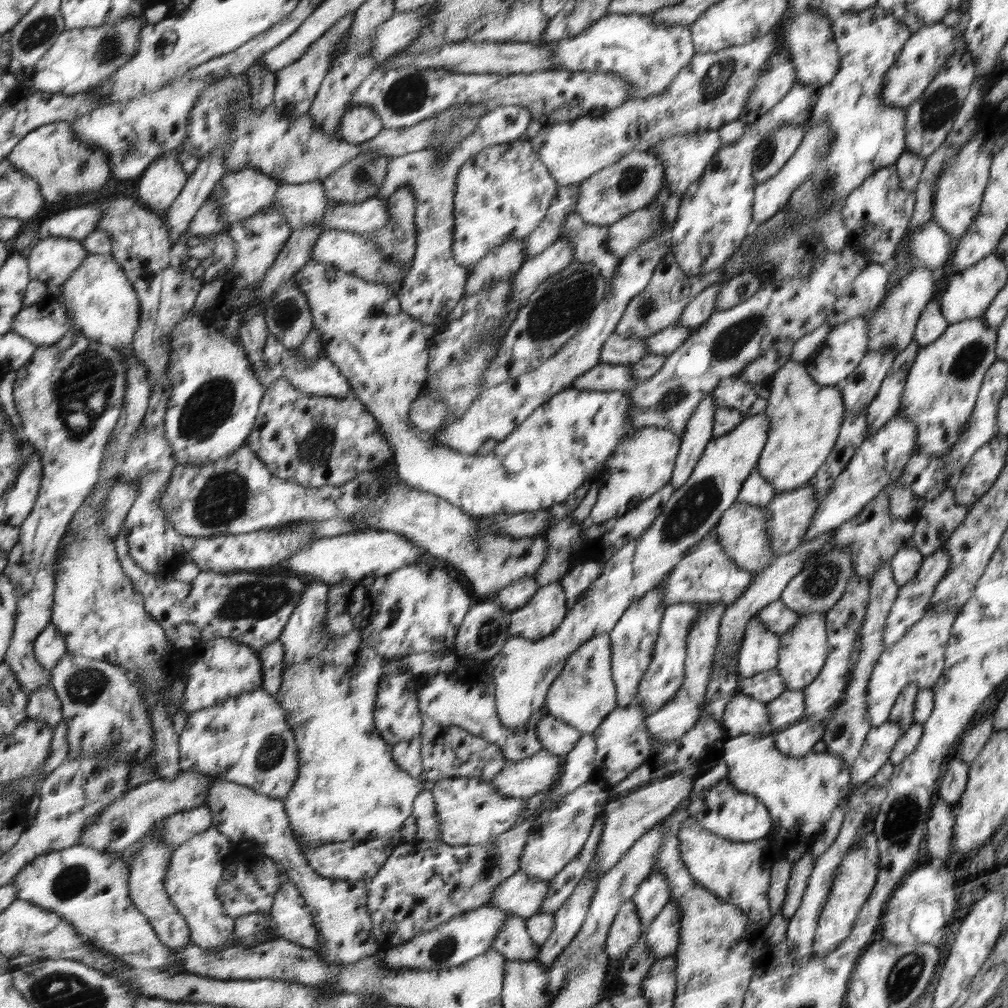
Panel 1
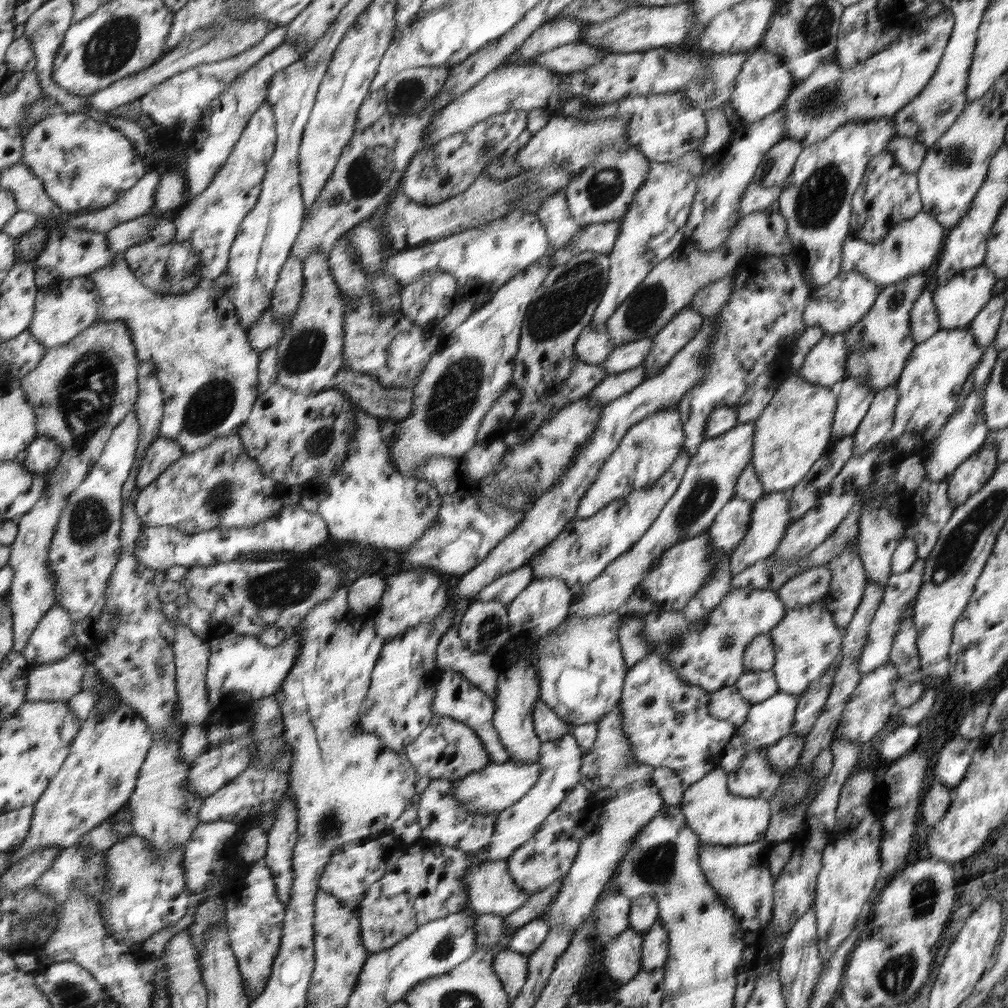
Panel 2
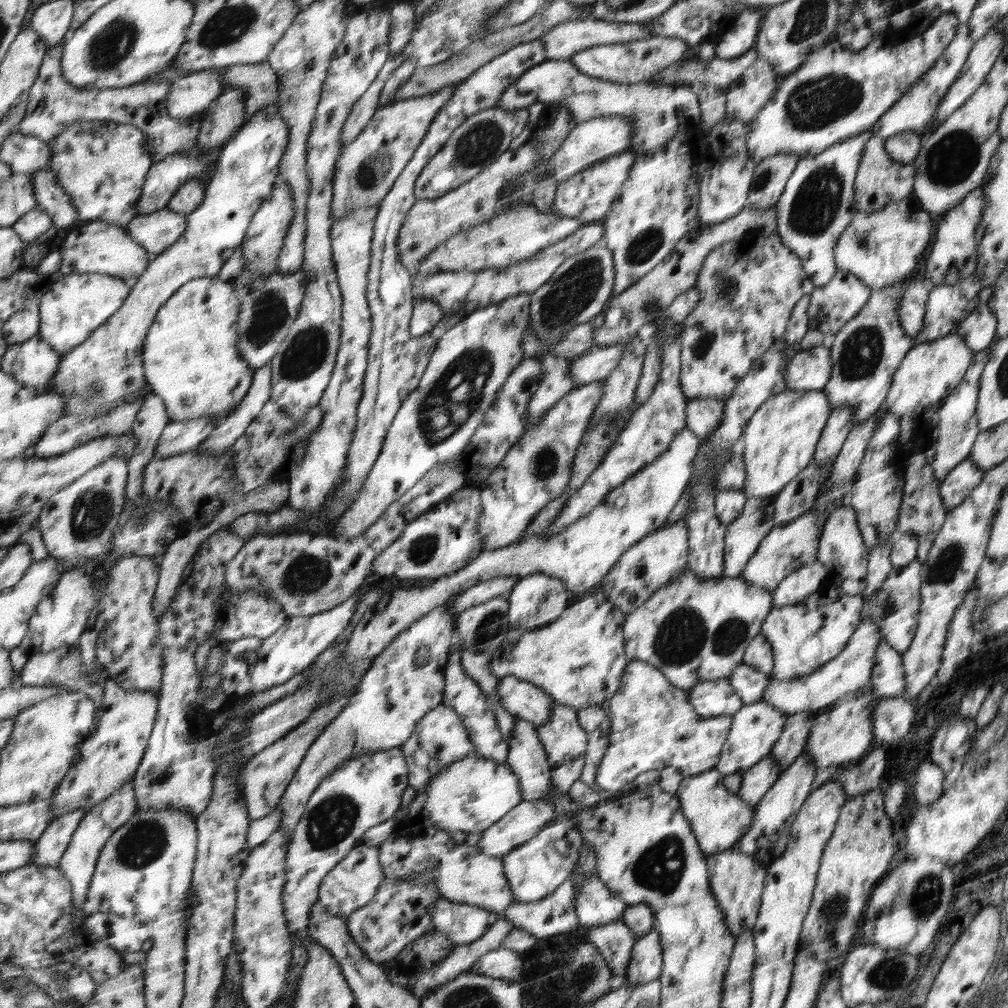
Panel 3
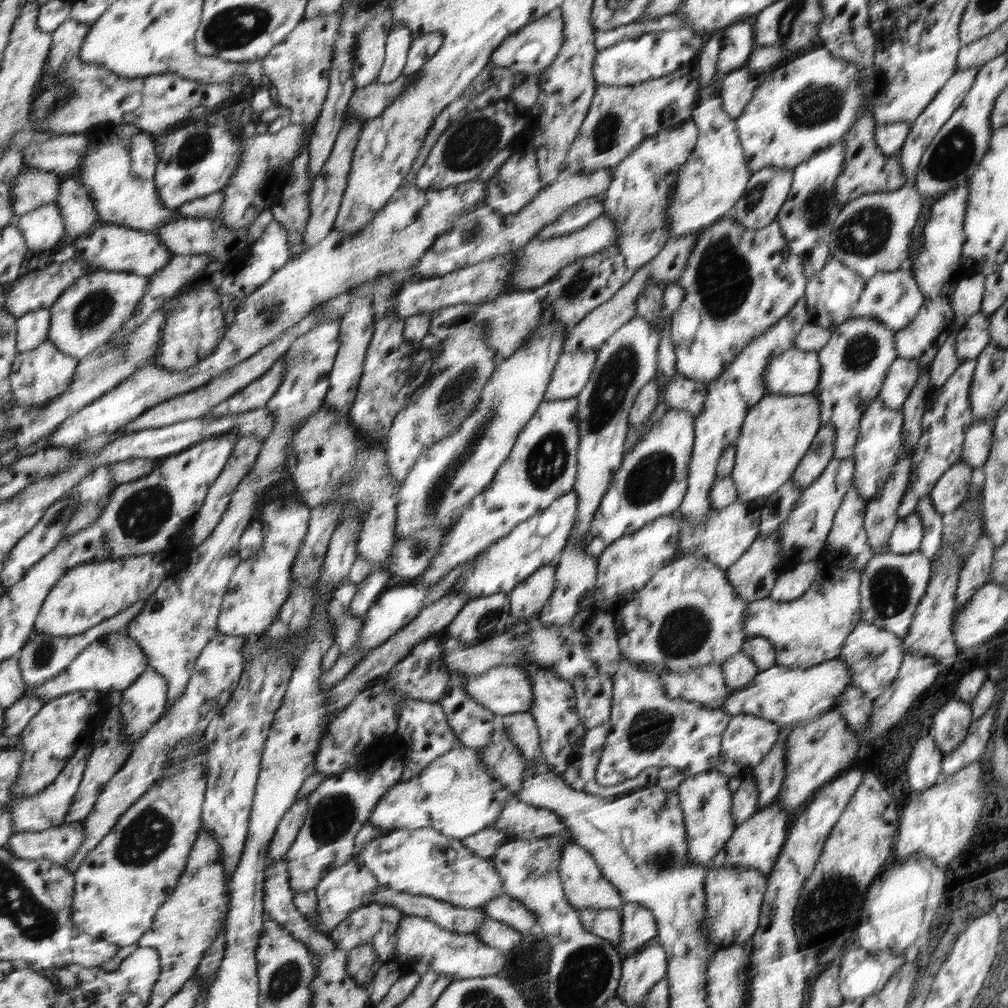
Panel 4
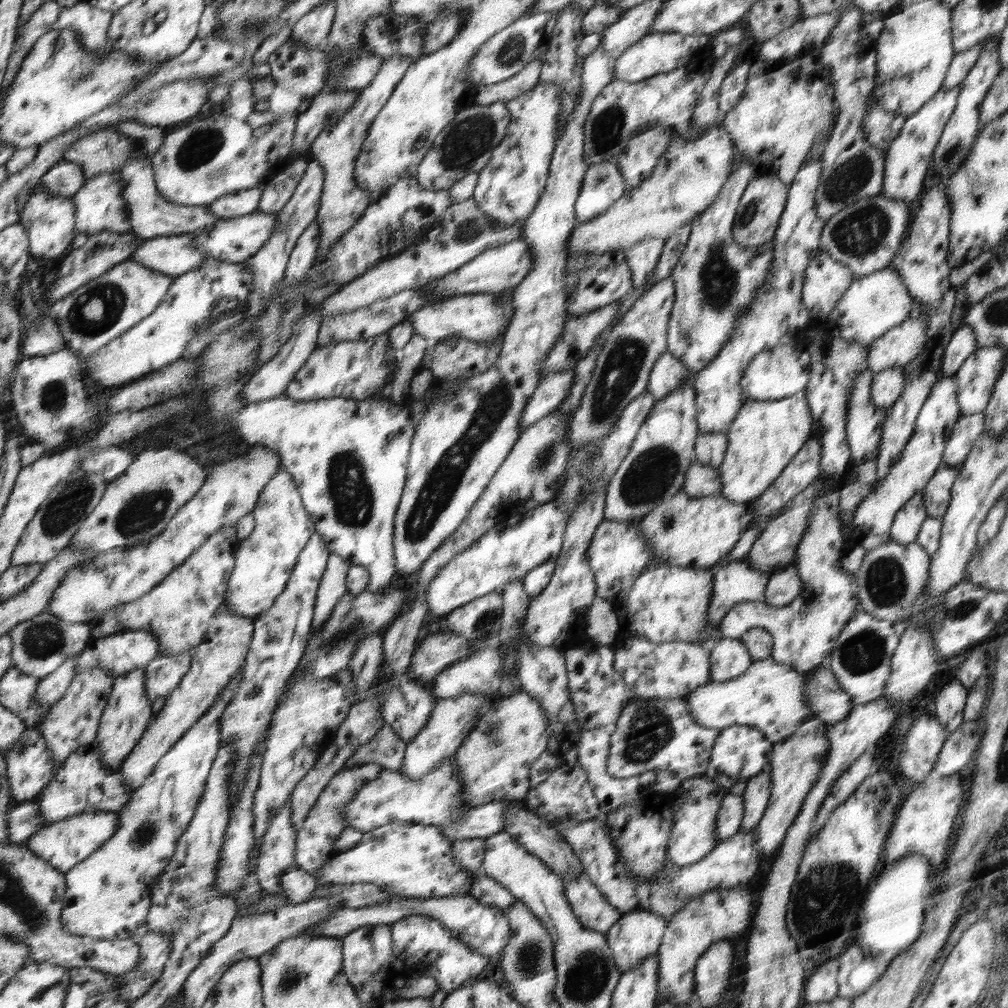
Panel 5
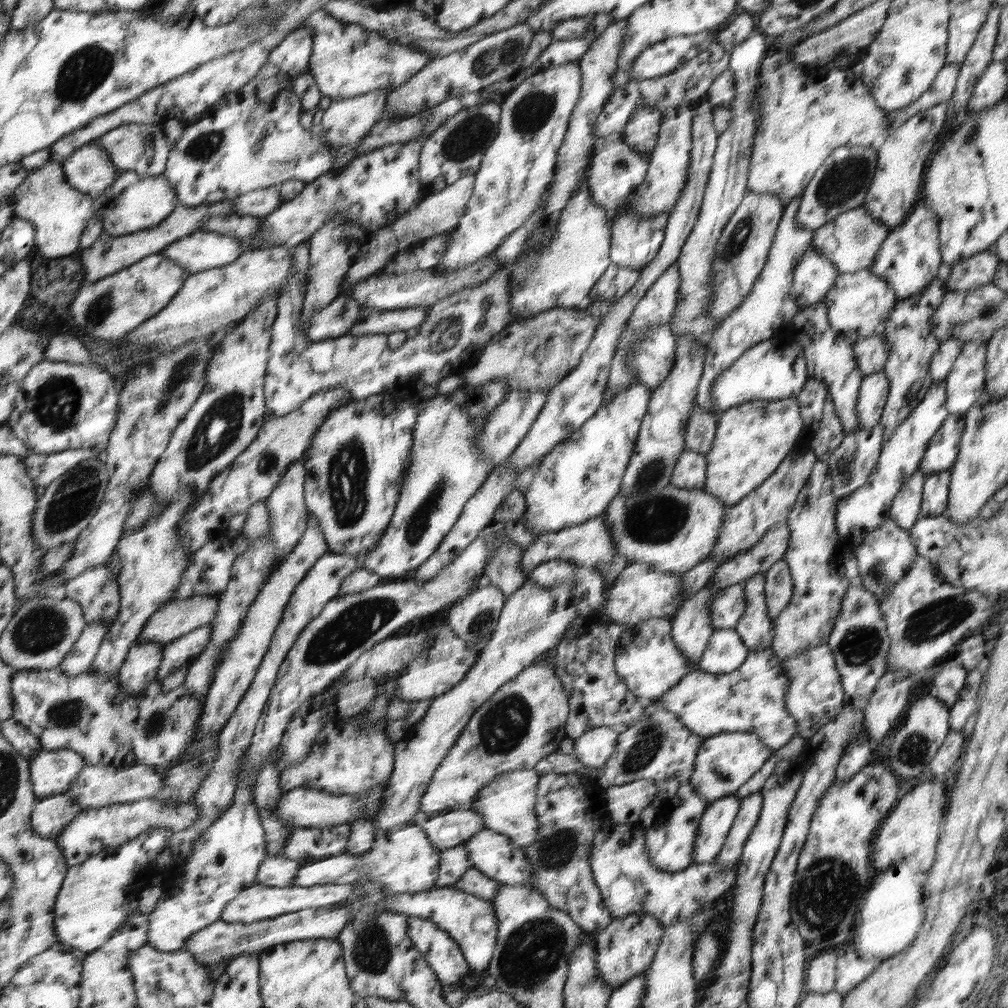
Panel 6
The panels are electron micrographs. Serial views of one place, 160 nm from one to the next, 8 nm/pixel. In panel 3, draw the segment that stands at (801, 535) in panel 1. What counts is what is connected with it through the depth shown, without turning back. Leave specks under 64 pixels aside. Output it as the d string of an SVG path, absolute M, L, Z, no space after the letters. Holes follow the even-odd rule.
M775 496L770 497L747 497L746 503L738 518L734 519L727 526L727 536L725 536L724 550L724 570L723 576L730 578L740 577L744 567L748 565L764 537L776 526L772 515L774 512Z

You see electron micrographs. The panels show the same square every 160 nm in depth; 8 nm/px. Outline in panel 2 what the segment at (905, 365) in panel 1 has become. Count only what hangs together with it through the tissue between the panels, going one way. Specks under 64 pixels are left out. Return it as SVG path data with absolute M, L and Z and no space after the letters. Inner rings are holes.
M897 380L875 394L871 408L859 429L853 434L852 456L862 456L887 438L894 423L895 406L899 399Z

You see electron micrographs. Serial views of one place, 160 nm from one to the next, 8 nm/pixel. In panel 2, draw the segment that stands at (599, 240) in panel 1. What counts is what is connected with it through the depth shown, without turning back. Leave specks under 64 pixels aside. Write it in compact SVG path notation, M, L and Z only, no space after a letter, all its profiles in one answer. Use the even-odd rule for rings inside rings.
M560 189L543 200L536 214L547 232L550 249L558 250L569 246L577 234L580 234L580 228L583 228L572 218L568 207L567 195Z

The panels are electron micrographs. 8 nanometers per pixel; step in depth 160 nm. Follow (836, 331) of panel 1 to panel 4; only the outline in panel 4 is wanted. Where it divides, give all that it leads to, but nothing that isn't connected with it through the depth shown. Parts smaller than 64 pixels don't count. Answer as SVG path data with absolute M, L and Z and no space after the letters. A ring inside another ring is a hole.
M793 346L771 361L765 370L765 383L769 394L808 394L815 389L820 371L817 351L803 351Z

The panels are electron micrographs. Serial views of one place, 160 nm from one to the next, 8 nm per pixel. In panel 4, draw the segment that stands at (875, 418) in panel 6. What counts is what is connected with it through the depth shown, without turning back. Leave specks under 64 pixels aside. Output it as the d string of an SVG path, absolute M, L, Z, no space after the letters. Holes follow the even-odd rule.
M896 359L884 377L877 398L885 407L894 410L902 409L902 404L906 402L906 398L918 382L918 376L920 376L918 361Z

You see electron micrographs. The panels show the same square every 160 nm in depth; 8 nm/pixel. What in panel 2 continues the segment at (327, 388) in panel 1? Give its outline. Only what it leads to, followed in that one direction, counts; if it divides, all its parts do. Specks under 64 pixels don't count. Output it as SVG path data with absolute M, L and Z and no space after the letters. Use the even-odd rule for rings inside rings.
M340 368L332 377L331 388L347 394L366 415L382 420L404 421L413 409L411 388L386 388L375 377Z

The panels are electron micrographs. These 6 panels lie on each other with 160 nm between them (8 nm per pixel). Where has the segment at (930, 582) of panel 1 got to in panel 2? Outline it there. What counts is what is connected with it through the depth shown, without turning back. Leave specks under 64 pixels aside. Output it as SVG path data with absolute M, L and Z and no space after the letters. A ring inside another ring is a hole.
M920 559L907 572L891 575L883 592L883 599L875 612L874 620L871 622L867 642L865 642L863 652L861 652L857 662L861 676L871 673L872 670L876 670L883 664L890 662L891 648L893 642L895 642L897 632L899 632L899 624L903 620L905 608L911 602L916 601L917 594L919 594L921 586L924 585L924 566L926 566L925 560Z

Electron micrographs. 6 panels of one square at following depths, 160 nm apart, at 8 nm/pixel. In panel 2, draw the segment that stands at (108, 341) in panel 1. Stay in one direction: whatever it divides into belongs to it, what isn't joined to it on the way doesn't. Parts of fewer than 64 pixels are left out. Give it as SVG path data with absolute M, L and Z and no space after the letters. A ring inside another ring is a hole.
M116 259L103 269L88 275L99 298L98 320L121 320L131 330L140 361L155 366L165 402L160 437L180 443L184 454L206 449L222 437L238 434L259 397L259 352L253 349L246 331L240 326L238 310L227 298L226 288L212 287L213 281L202 282L190 294L162 297L150 292L131 271L127 262Z

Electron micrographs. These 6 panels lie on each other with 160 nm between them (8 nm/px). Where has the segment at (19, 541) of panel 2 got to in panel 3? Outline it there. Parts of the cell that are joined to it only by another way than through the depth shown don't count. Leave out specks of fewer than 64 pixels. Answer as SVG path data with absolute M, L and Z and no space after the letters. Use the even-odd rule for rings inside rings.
M260 109L249 114L247 121L223 146L214 173L206 182L204 200L187 215L186 231L170 248L154 256L142 276L132 280L131 293L110 320L99 326L83 345L63 353L60 372L48 391L68 392L68 417L96 417L103 410L111 410L117 400L131 396L147 384L143 344L156 313L187 282L216 276L240 248L256 211L270 197L289 141L290 128L283 118Z

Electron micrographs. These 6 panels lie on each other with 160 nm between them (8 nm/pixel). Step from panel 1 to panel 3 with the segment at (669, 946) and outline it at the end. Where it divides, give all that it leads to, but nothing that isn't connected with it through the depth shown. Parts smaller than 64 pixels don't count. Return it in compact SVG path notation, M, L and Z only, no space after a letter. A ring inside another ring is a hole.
M651 931L636 941L632 952L625 983L628 986L642 986L658 981L663 971L663 946L658 932Z

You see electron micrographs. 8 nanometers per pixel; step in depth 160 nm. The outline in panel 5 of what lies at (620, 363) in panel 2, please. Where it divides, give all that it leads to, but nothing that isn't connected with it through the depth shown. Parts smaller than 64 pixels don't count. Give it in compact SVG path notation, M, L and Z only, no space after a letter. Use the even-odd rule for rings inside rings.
M574 368L558 371L542 378L520 419L520 435L528 426L535 425L540 418L559 409L561 402L569 396L573 382L575 382Z

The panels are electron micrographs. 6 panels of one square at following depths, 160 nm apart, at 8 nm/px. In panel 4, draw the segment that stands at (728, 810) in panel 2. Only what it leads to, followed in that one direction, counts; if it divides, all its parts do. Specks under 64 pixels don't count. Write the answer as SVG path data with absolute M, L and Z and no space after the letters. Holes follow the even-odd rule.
M712 770L687 777L677 788L684 827L688 835L689 859L695 864L708 864L727 844L737 827L731 813L733 792L729 789L728 781L723 774Z

